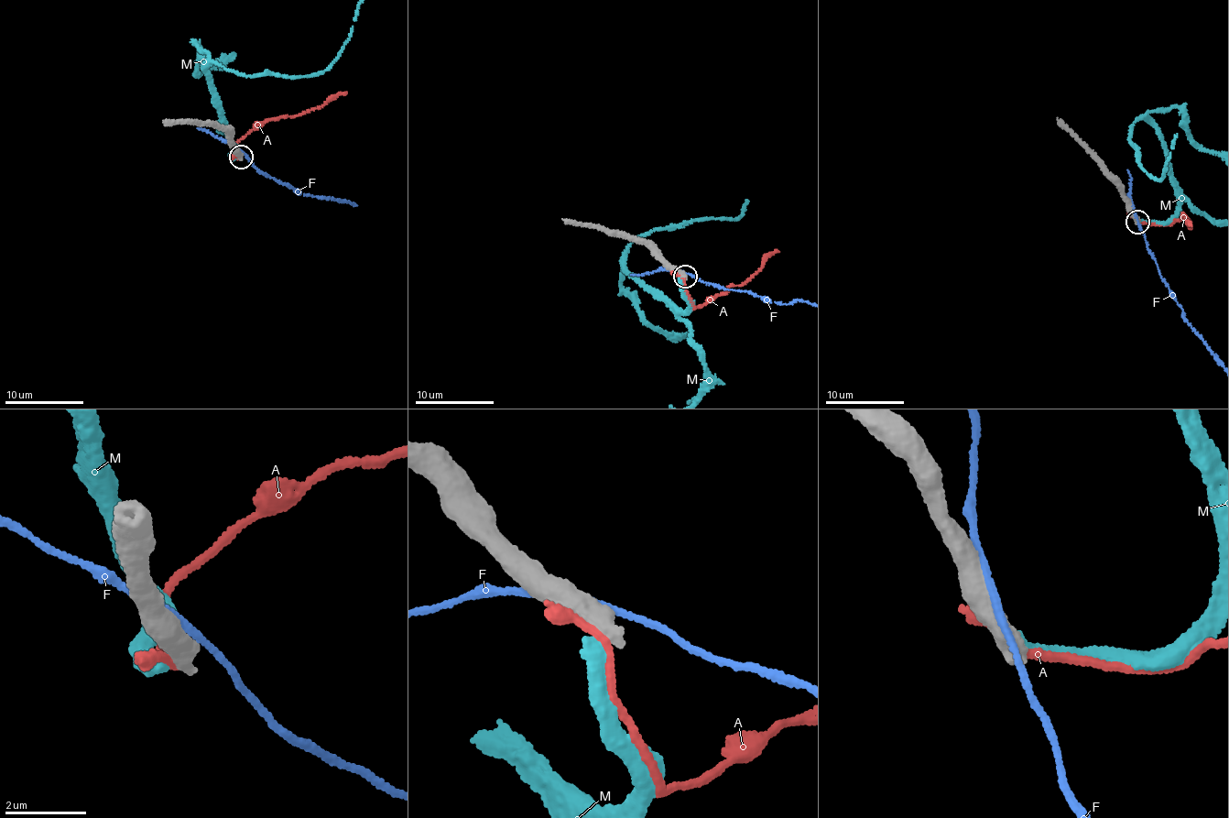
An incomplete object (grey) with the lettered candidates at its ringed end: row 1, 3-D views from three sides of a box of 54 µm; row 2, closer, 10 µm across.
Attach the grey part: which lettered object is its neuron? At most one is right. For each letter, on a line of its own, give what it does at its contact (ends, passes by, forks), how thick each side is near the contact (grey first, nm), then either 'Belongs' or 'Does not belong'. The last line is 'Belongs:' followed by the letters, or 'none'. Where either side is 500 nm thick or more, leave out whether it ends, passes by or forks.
A: Thickness 650 nm (grey) against 340 nm. Does not belong
F: Thickness 550 nm (grey) against 160 nm. Does not belong
M: Thickness 600 nm (grey) against 320 nm. Does not belong
Belongs: none

